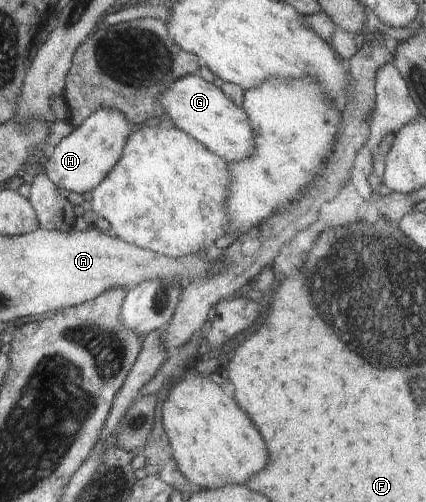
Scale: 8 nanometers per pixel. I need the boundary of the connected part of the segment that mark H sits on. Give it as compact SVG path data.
M102 108L93 112L82 124L60 140L50 151L50 156L45 157L44 172L58 188L70 192L84 194L94 190L108 176L108 173L118 164L126 139L132 132L132 125L122 112L115 108Z

